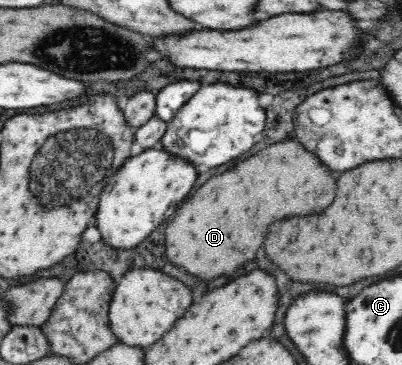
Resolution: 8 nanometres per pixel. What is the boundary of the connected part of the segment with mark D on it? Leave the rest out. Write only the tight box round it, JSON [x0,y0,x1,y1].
[166,142,336,280]

